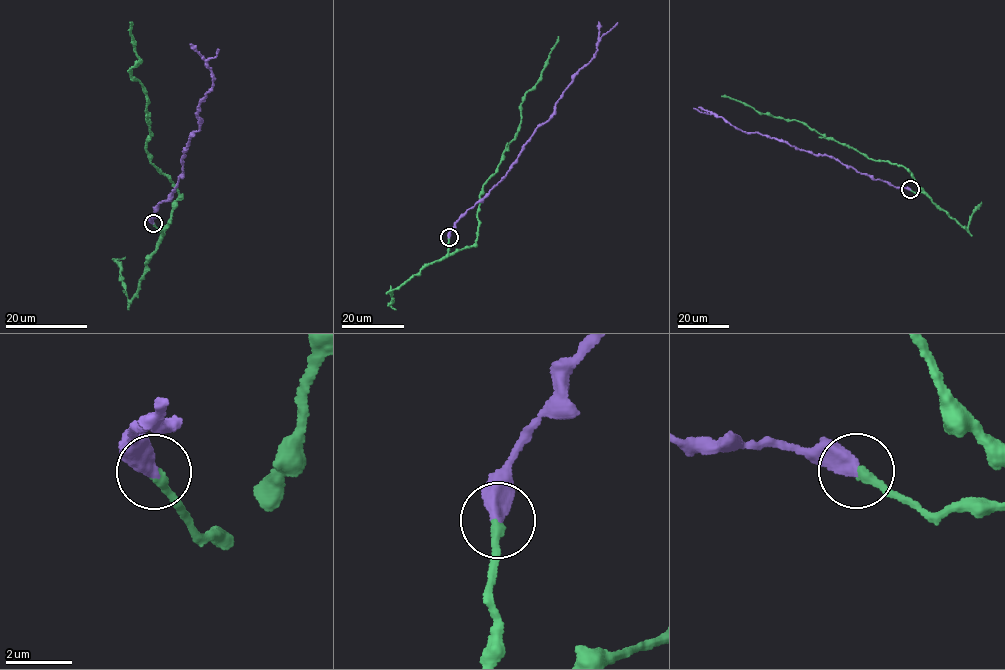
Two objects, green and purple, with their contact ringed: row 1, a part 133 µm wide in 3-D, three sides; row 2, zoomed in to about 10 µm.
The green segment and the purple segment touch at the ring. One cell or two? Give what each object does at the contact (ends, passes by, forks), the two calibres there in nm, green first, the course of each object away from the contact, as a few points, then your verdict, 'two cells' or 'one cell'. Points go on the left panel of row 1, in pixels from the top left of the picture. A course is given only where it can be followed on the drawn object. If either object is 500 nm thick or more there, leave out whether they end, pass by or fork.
green ends; purple ends; calibres 300 and 480 nm; course green (153, 223), (162, 232), (178, 193), (145, 149), (151, 135), (148, 102), (129, 70), (139, 59), (130, 22); course purple (153, 223), (182, 172), (182, 152), (200, 124), (199, 101), (213, 79), (206, 61), (219, 49); one cell

